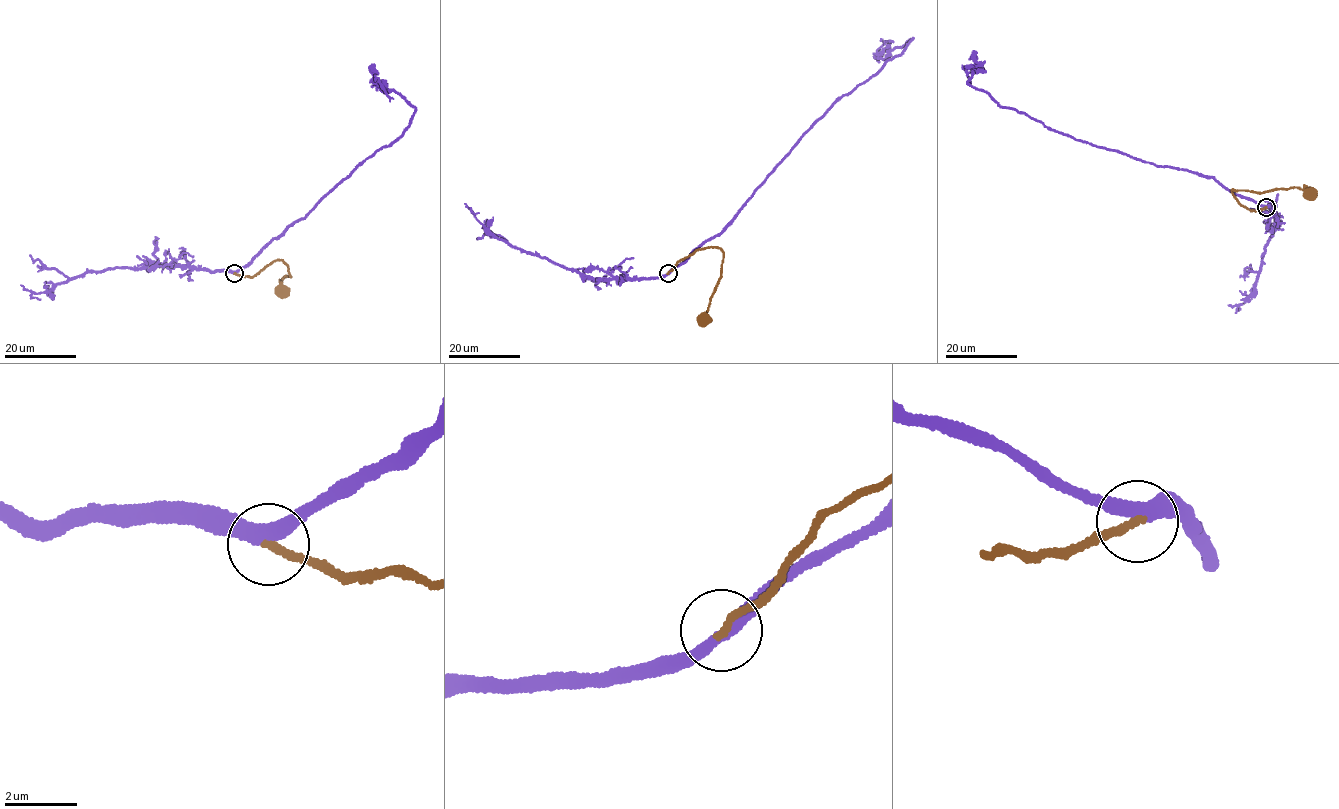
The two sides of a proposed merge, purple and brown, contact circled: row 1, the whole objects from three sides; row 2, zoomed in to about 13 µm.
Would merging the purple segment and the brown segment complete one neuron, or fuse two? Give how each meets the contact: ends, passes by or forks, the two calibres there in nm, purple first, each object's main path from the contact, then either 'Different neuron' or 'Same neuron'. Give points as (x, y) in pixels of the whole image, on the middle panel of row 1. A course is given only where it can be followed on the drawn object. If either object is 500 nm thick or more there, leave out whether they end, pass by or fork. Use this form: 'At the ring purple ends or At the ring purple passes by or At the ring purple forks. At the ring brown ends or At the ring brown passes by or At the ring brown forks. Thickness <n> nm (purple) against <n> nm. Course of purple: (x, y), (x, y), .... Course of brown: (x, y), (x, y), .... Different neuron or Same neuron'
At the ring purple passes by. At the ring brown ends. Thickness 360 nm (purple) against 240 nm. Course of purple: (667, 273), (719, 234), (803, 133), (902, 53), (913, 38), (879, 57), (877, 49), (889, 41). Course of brown: (667, 273), (681, 260), (702, 248), (721, 249), (721, 277), (704, 319). Same neuron

